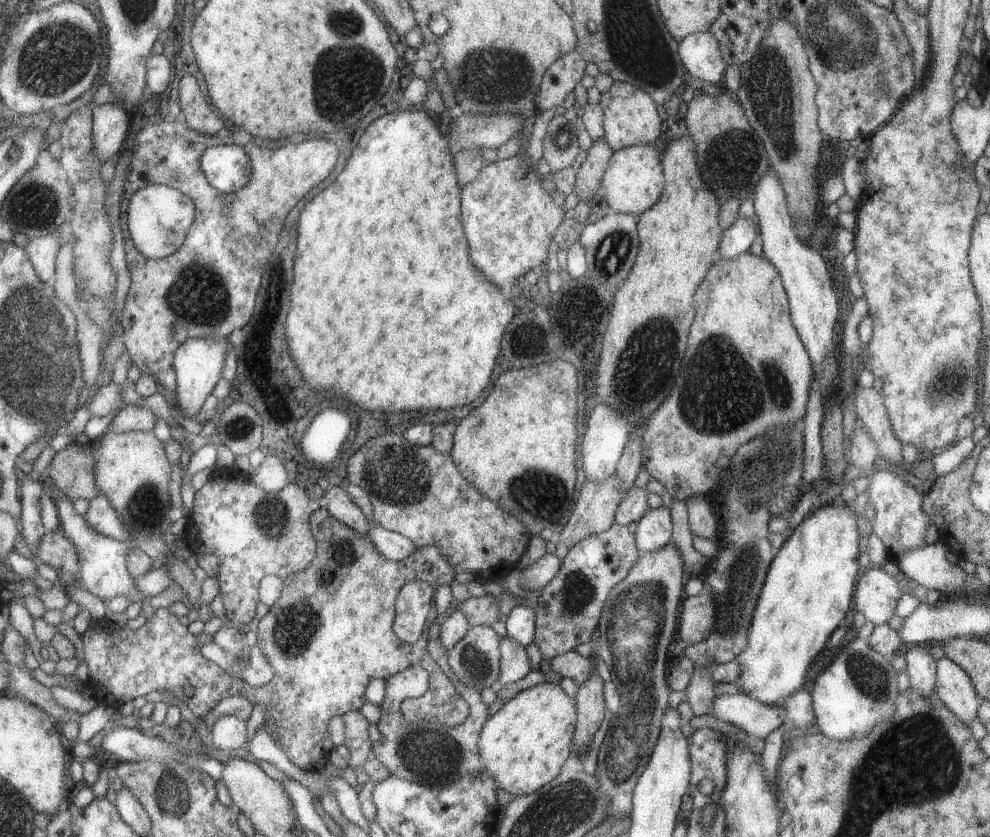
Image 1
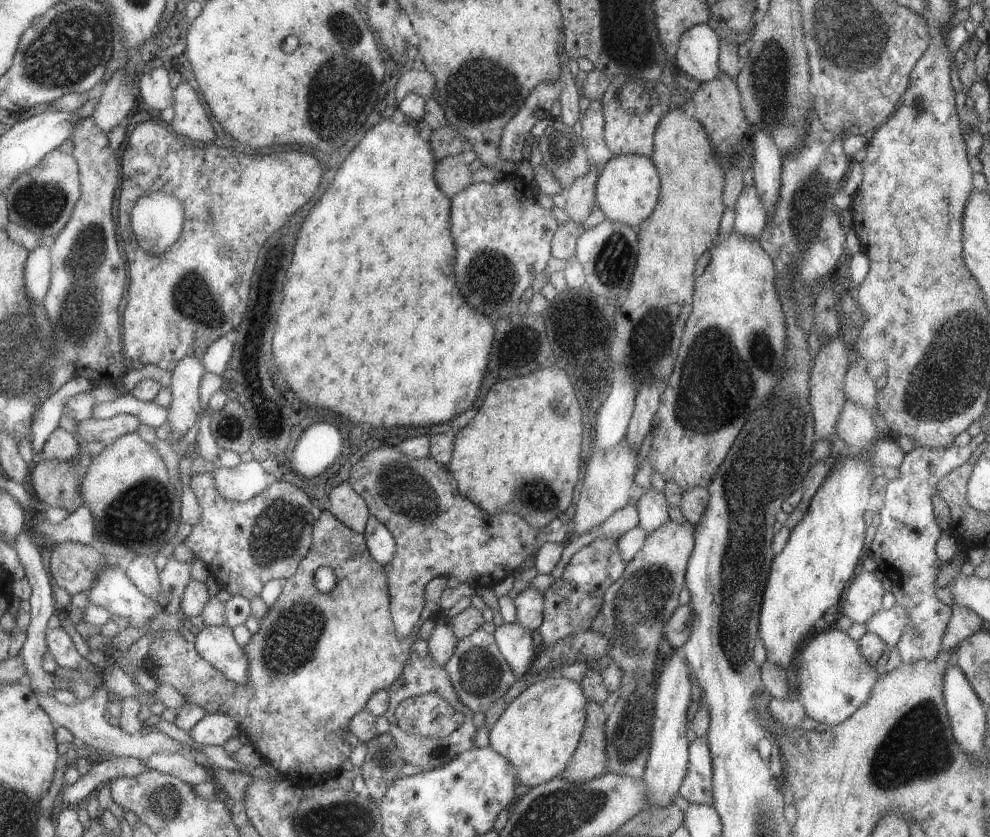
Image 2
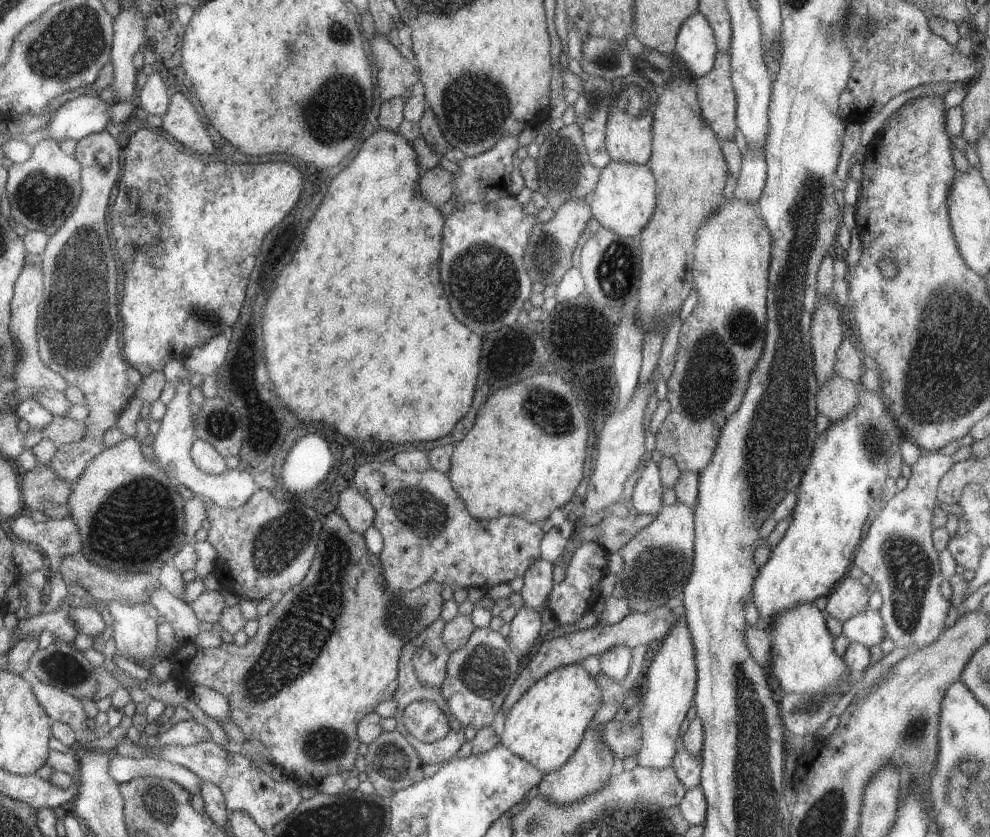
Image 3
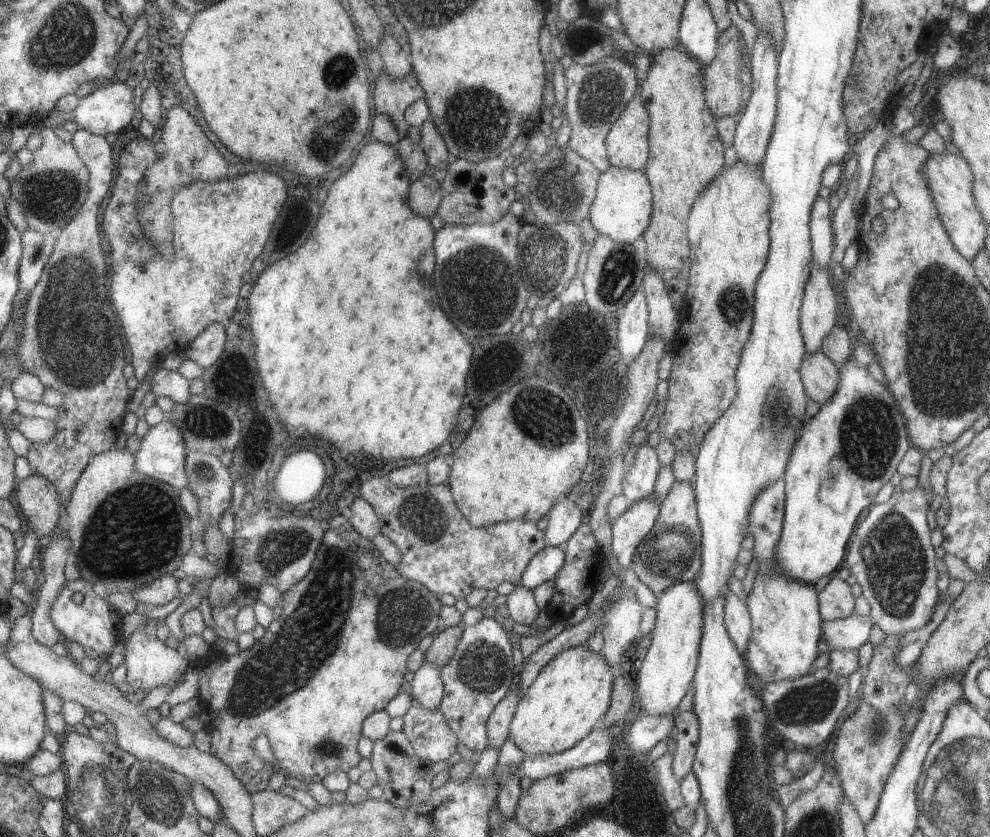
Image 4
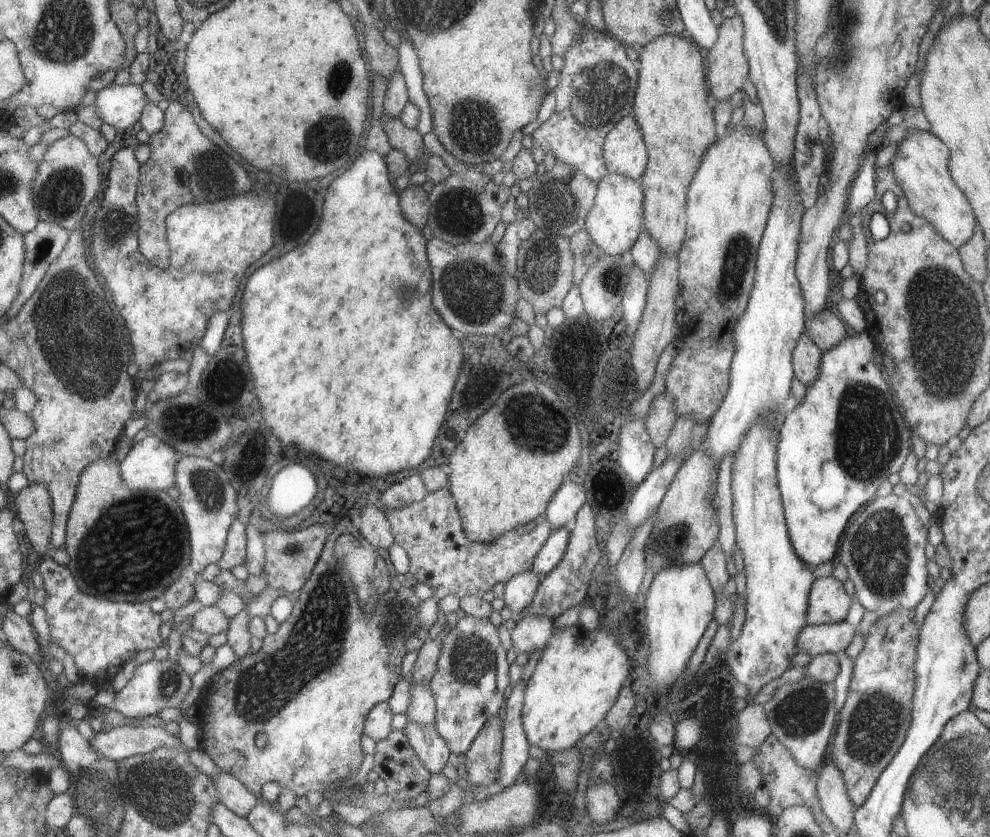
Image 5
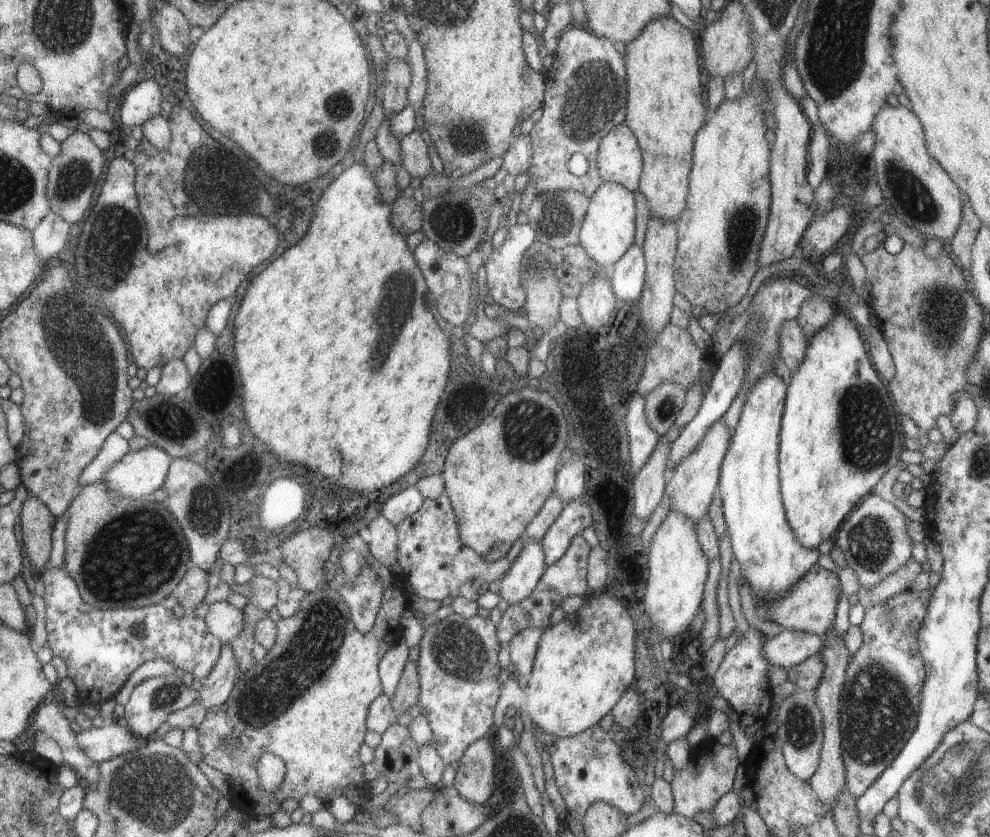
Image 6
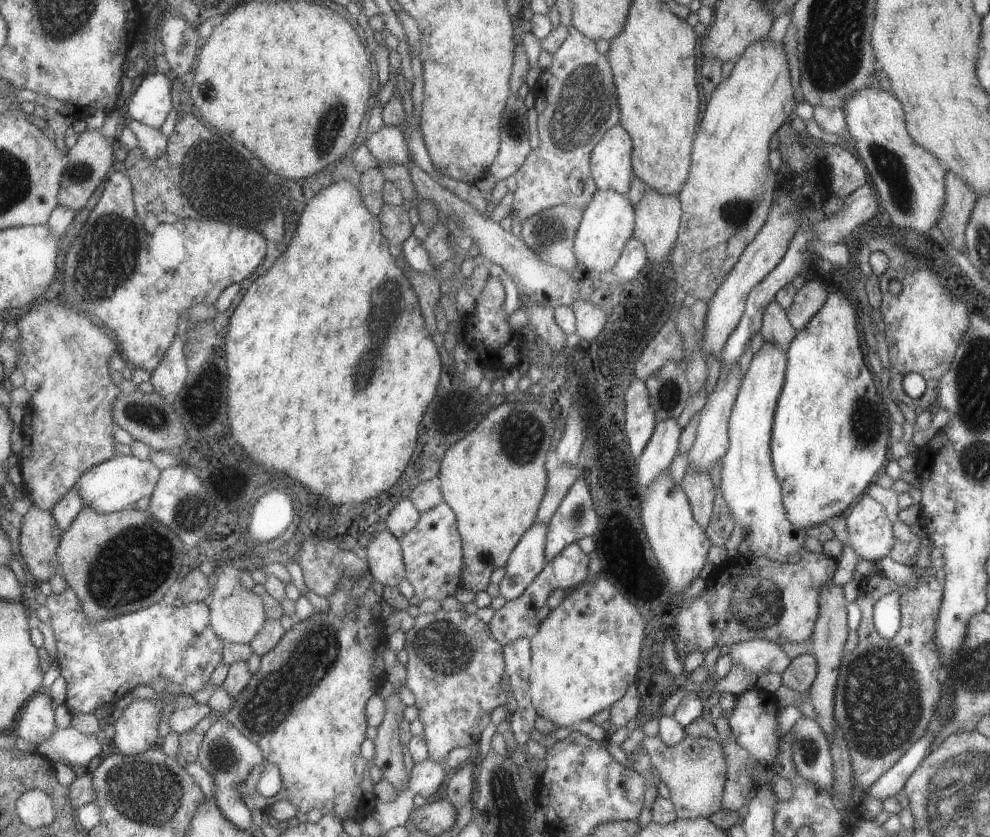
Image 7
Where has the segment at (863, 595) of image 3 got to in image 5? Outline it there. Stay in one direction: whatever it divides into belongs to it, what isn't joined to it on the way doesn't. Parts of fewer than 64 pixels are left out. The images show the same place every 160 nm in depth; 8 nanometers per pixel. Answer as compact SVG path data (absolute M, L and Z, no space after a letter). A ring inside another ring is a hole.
M832 575L814 578L807 595L806 625L838 623L847 616L850 596Z

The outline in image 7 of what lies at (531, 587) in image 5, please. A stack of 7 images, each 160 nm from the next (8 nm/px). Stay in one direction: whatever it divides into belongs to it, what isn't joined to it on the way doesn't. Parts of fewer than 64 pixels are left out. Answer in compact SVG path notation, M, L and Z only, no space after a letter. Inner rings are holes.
M535 521L513 547L504 566L504 576L498 584L500 595L505 600L517 598L546 563L546 530L545 523Z

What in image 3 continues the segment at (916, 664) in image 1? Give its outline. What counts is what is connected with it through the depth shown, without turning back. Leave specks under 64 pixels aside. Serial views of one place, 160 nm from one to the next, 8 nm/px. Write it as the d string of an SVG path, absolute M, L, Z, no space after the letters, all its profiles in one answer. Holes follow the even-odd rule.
M935 453L921 454L915 464L911 464L911 474L907 479L907 486L881 505L877 511L877 517L867 528L865 538L859 542L852 556L851 565L857 566L863 574L871 577L871 581L877 584L877 591L883 598L883 604L878 609L883 618L883 628L887 637L895 644L895 648L915 648L919 650L923 646L937 640L937 636L945 630L944 621L950 602L941 596L939 585L943 578L939 570L938 552L932 546L931 525L932 510L937 506L936 491L941 476L953 466L953 458Z

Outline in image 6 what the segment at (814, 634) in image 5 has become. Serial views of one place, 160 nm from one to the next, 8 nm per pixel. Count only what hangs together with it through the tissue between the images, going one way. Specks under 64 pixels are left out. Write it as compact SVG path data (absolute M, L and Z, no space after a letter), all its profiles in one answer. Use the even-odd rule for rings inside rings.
M784 629L778 635L763 641L762 657L770 666L779 666L787 671L817 653L823 641L824 637L821 635Z

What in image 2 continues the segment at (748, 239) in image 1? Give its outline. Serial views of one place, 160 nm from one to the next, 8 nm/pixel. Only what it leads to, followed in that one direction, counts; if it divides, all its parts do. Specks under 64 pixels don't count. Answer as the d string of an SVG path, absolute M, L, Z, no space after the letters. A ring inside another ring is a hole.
M753 185L742 187L732 210L734 211L733 231L758 240L765 224L766 212Z

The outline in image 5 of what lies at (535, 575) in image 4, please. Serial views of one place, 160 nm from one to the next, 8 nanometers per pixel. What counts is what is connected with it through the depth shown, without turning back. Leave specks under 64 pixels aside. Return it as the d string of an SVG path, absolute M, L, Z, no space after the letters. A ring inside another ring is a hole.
M569 526L552 528L547 540L545 540L543 546L537 551L531 569L540 578L543 578L561 560L568 543L569 530Z

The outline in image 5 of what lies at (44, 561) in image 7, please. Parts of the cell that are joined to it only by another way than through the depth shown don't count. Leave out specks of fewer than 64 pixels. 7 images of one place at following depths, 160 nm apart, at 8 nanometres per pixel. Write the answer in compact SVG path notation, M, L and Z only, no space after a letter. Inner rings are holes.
M28 483L16 495L11 497L14 502L16 517L21 520L24 526L25 536L31 544L31 548L45 556L50 545L50 530L52 527L52 500L48 490L43 485Z

